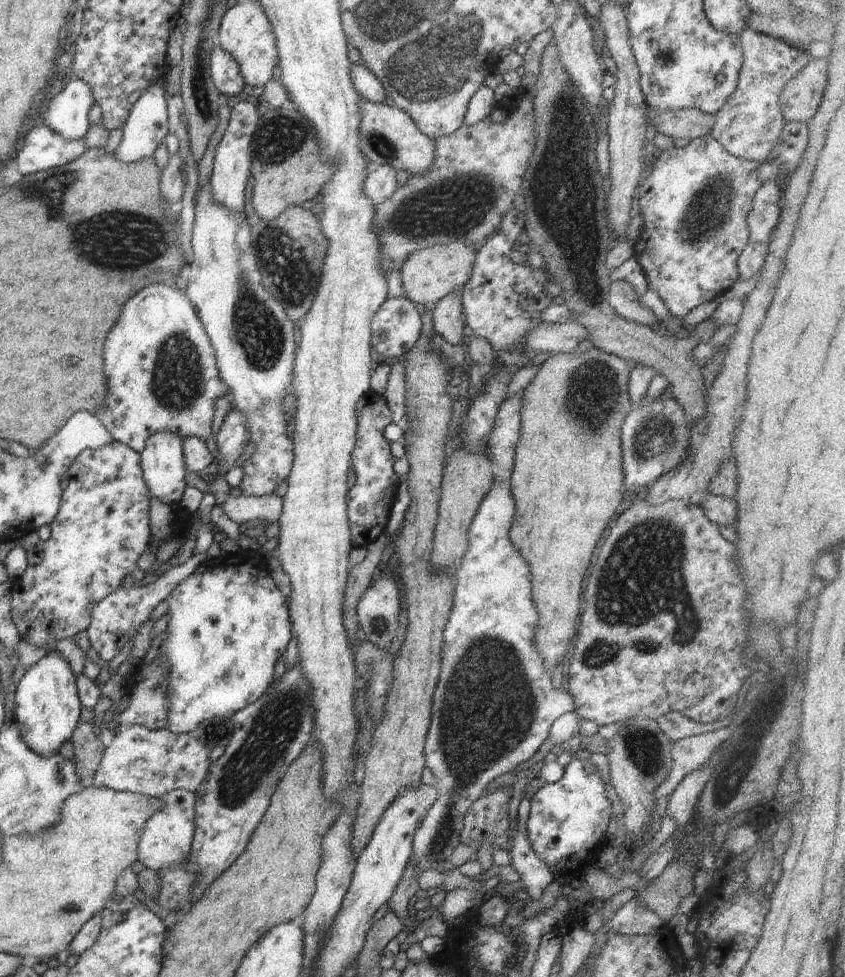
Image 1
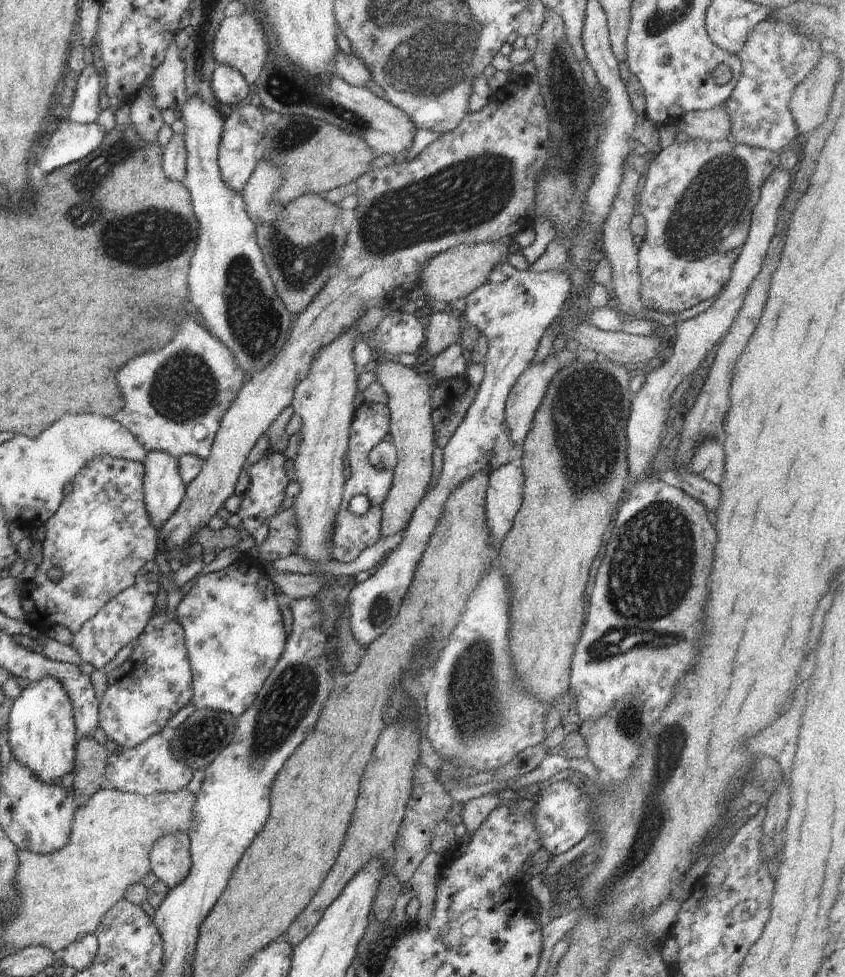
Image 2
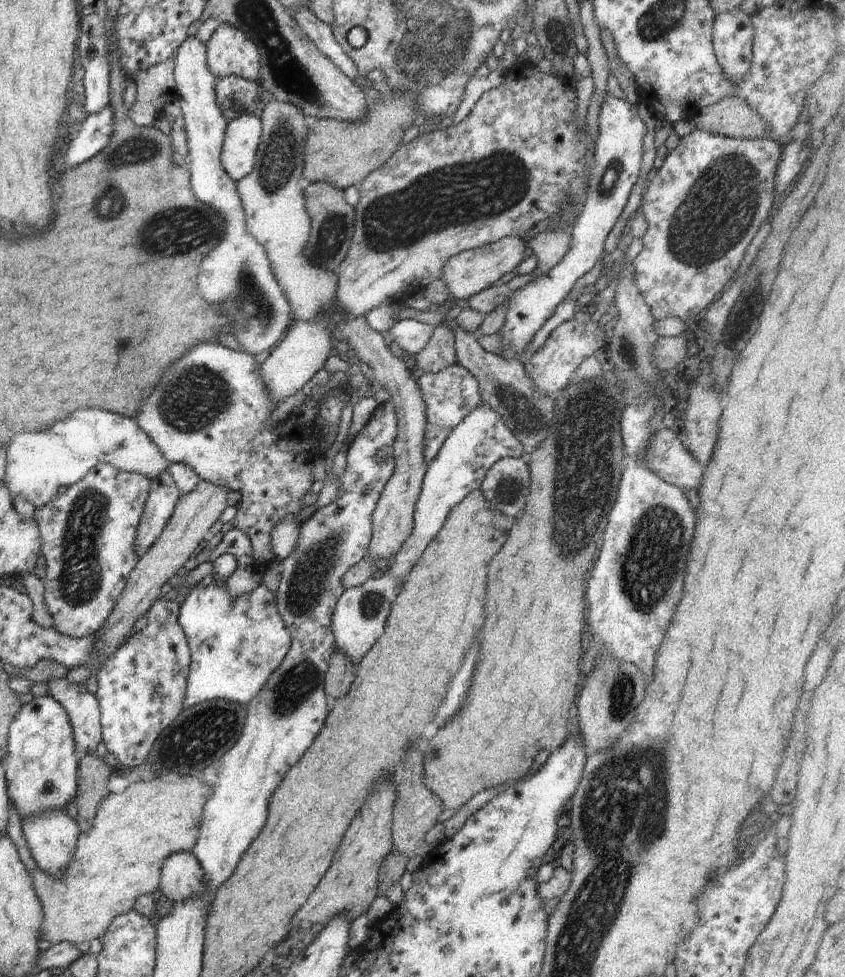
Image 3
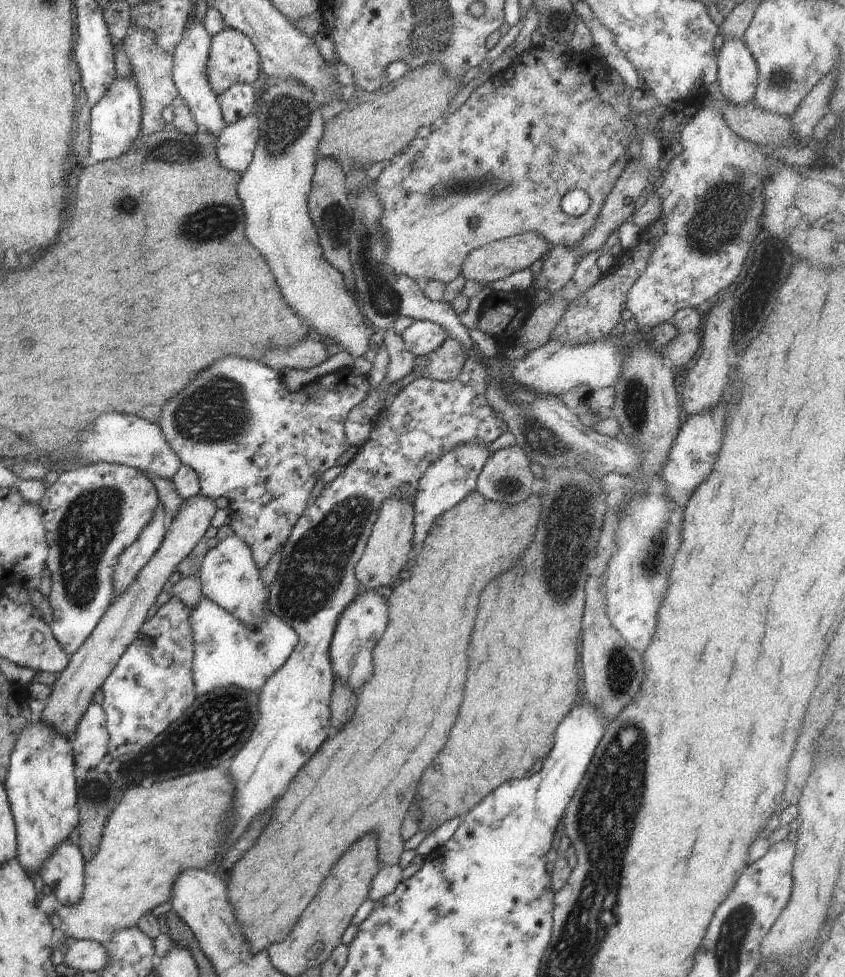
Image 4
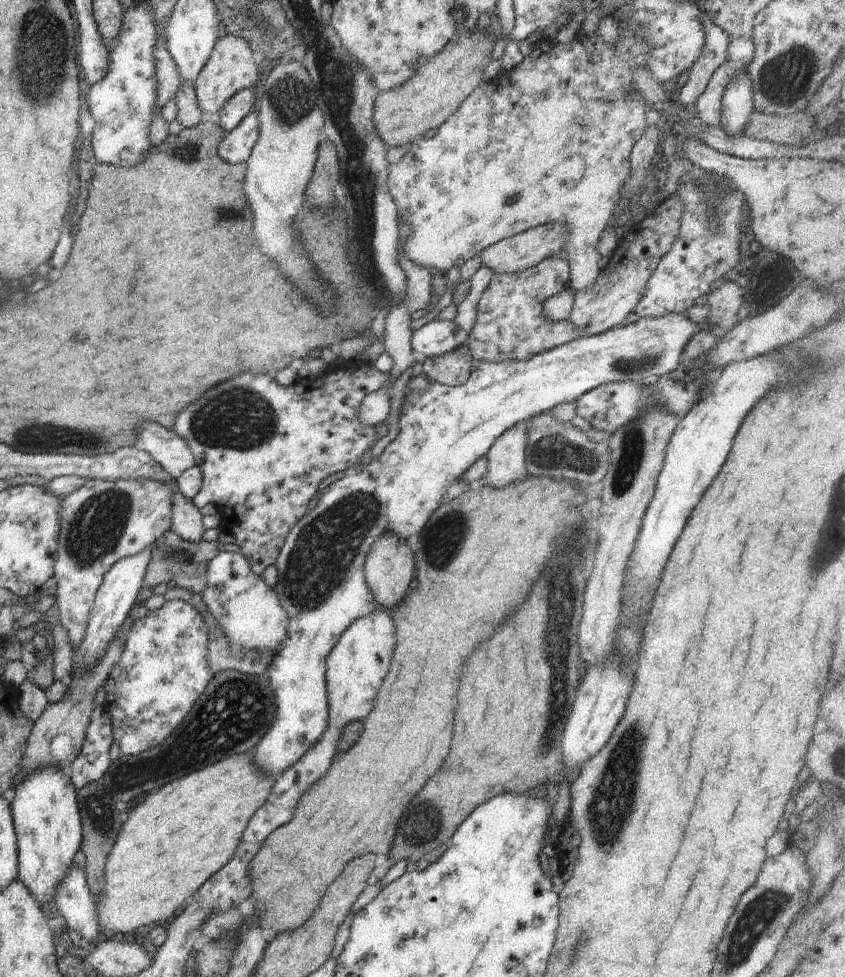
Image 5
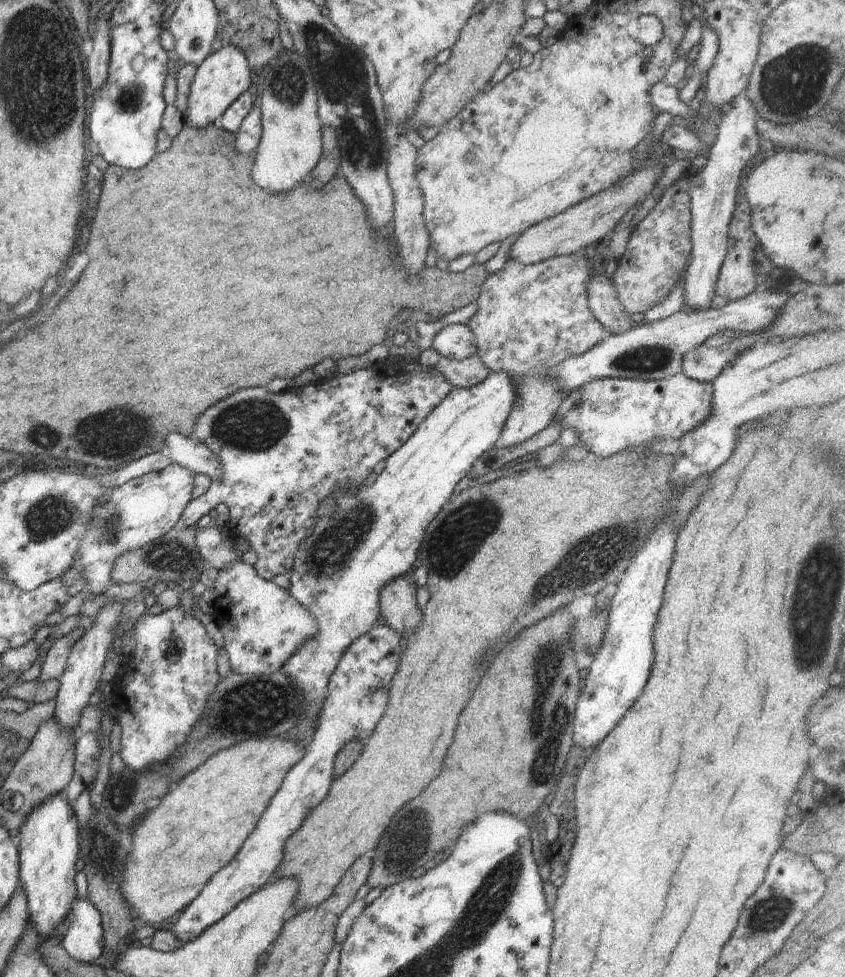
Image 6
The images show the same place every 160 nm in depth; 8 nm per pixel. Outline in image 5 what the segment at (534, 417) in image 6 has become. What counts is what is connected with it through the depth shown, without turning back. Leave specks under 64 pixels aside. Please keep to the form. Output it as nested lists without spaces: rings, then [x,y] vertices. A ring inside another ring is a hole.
[[[550,257],[532,268],[517,273],[493,273],[490,284],[480,297],[477,319],[467,338],[473,360],[524,361],[584,337],[583,332],[574,327],[570,320],[550,320],[543,309],[546,299],[570,288],[570,271],[566,259]],[[530,418],[516,423],[503,432],[486,453],[488,473],[480,482],[490,487],[502,488],[526,478],[525,450],[529,433]]]

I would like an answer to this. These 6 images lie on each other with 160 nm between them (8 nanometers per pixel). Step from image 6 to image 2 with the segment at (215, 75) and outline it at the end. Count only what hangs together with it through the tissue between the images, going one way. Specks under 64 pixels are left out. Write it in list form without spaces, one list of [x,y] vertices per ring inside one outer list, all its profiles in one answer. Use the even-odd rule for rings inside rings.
[[[250,12],[222,20],[212,45],[212,54],[217,64],[235,68],[248,84],[254,84],[258,80],[267,61],[267,50],[260,20],[256,20]]]

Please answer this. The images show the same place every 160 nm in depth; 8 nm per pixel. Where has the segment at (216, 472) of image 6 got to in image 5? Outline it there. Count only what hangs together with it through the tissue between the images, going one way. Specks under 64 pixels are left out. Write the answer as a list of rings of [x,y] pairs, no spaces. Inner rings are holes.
[[[144,422],[136,428],[135,447],[146,451],[173,480],[185,470],[196,466],[192,451],[174,431],[150,422]]]

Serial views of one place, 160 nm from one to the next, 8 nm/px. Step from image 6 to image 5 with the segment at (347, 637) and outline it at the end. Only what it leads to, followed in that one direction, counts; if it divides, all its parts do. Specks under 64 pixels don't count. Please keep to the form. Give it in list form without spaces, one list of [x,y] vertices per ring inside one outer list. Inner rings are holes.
[[[670,313],[666,316],[653,319],[639,319],[635,323],[631,323],[621,328],[613,328],[609,331],[603,332],[599,335],[590,335],[577,338],[572,342],[565,345],[554,347],[553,349],[544,351],[539,355],[534,355],[524,361],[504,360],[500,362],[492,361],[477,361],[473,360],[471,375],[468,380],[461,385],[451,387],[448,385],[441,385],[440,383],[433,382],[432,386],[429,386],[425,391],[412,391],[406,393],[404,396],[404,404],[402,404],[401,413],[399,414],[399,427],[400,432],[396,439],[394,439],[384,450],[384,453],[380,456],[379,460],[373,460],[365,466],[360,466],[356,470],[346,472],[345,476],[332,483],[330,486],[319,495],[318,505],[313,510],[308,510],[305,517],[299,520],[289,532],[289,535],[284,541],[283,547],[279,552],[277,561],[275,562],[278,570],[278,583],[273,588],[276,592],[282,606],[289,616],[288,638],[284,642],[282,650],[271,660],[268,665],[268,678],[270,678],[270,684],[272,684],[272,692],[276,696],[276,724],[268,729],[268,732],[262,737],[256,750],[254,750],[253,761],[264,771],[267,775],[274,777],[275,780],[280,776],[283,770],[291,767],[296,760],[300,760],[300,757],[309,748],[312,748],[318,738],[322,736],[324,730],[328,726],[328,695],[327,695],[327,680],[325,672],[327,669],[327,658],[332,649],[337,645],[337,642],[342,636],[342,633],[351,625],[355,620],[361,619],[366,615],[369,615],[372,611],[378,607],[375,604],[373,592],[367,585],[365,579],[365,560],[368,553],[375,542],[383,535],[396,535],[402,541],[406,541],[410,536],[418,534],[426,524],[430,515],[446,501],[446,490],[454,484],[456,480],[461,480],[464,472],[482,456],[486,457],[486,453],[492,448],[495,440],[509,428],[512,428],[516,423],[540,415],[546,411],[550,411],[556,404],[564,404],[564,402],[572,402],[577,398],[580,398],[585,392],[592,390],[593,388],[605,385],[608,383],[617,383],[622,381],[652,381],[659,379],[662,375],[668,375],[670,372],[674,372],[680,364],[680,359],[683,358],[684,347],[690,342],[690,339],[698,334],[700,331],[710,332],[711,326],[708,321],[702,321],[701,323],[695,323],[690,320],[686,313]]]

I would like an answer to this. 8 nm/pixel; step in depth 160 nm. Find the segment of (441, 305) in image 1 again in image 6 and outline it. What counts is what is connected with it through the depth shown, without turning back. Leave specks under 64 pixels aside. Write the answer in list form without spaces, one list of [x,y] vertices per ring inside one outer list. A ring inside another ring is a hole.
[[[478,355],[461,361],[442,357],[435,367],[454,388],[461,389],[469,389],[479,385],[487,379],[490,372],[489,368],[478,358]]]

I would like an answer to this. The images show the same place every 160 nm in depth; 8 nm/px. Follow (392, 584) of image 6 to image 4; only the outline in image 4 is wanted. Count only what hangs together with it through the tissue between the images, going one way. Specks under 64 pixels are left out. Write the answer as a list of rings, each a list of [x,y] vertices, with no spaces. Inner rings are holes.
[[[394,495],[381,504],[378,520],[374,523],[364,552],[355,566],[355,575],[363,590],[376,591],[380,586],[390,586],[395,578],[405,576],[408,552],[413,548],[413,516],[413,504],[402,495]]]

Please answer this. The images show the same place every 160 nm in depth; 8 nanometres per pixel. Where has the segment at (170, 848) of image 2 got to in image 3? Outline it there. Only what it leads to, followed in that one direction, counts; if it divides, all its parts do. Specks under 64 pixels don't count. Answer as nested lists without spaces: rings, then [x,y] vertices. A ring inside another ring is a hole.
[[[189,852],[171,854],[161,870],[162,894],[173,903],[183,903],[202,897],[207,888],[205,874],[198,859]]]

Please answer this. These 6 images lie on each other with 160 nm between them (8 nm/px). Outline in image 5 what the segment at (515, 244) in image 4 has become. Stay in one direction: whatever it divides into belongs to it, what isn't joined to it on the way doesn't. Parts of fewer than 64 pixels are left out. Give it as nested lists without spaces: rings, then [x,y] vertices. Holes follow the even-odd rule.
[[[550,223],[529,228],[516,236],[501,240],[481,254],[482,265],[491,268],[494,273],[517,273],[536,266],[544,259],[553,257],[565,248],[569,228],[564,223]]]

